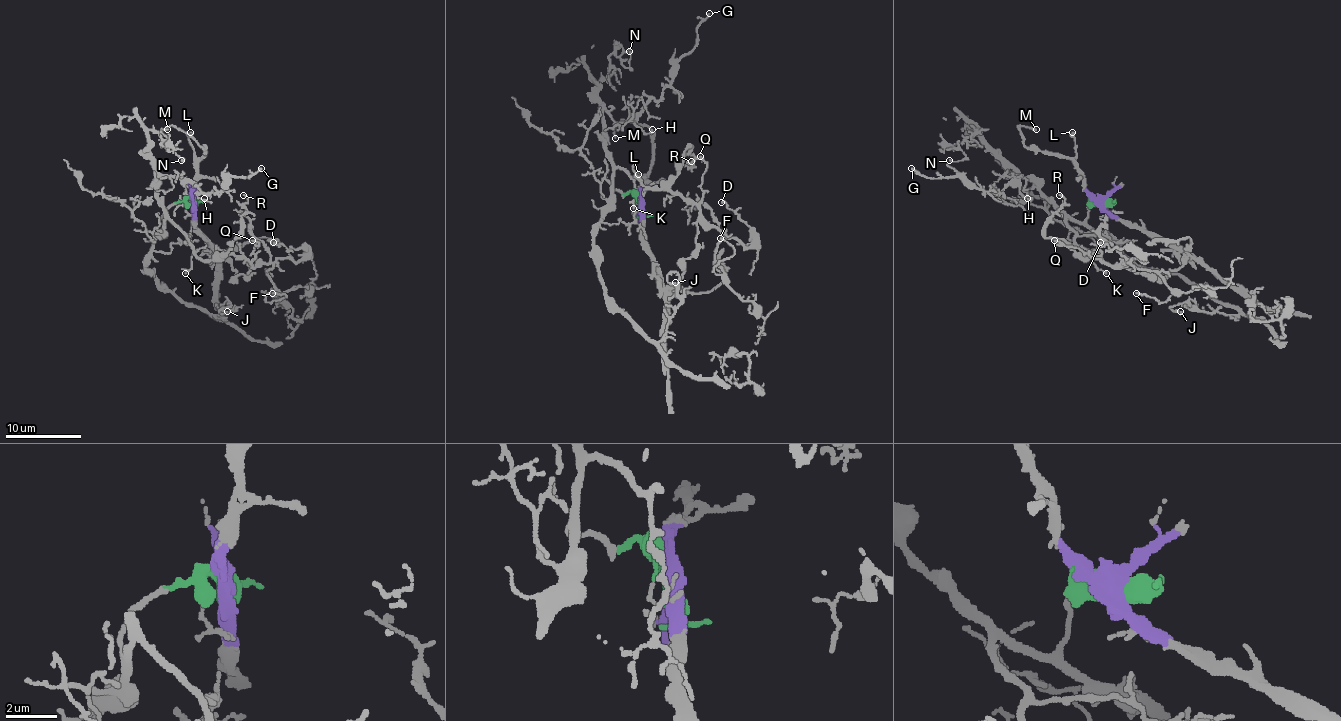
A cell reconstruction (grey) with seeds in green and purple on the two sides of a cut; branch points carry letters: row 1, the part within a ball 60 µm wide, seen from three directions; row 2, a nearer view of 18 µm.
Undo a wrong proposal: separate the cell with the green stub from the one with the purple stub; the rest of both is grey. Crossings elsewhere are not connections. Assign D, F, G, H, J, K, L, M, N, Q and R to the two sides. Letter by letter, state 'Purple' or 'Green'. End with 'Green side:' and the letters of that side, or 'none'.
D: Green
F: Green
G: Green
H: Green
J: Green
K: Green
L: Purple
M: Purple
N: Green
Q: Green
R: Green
Green side: D, F, G, H, J, K, N, Q, R

